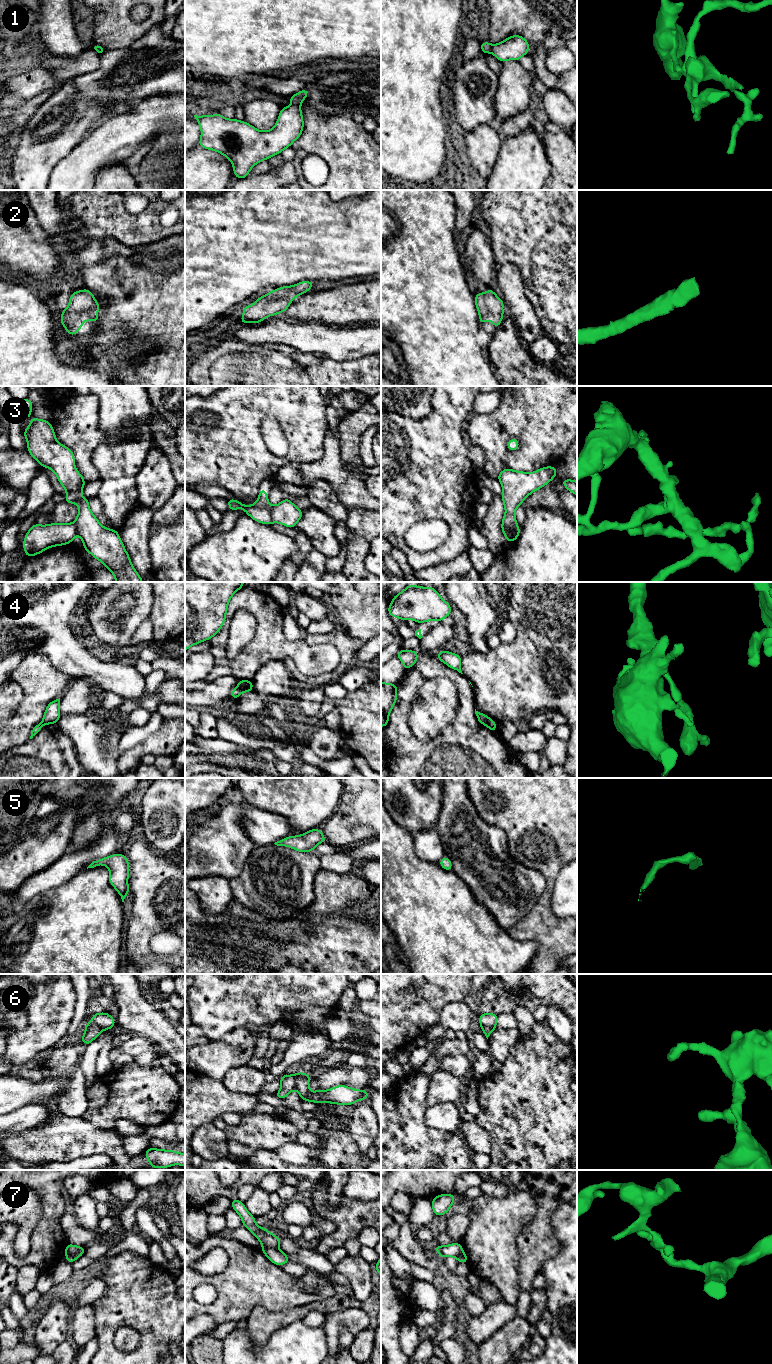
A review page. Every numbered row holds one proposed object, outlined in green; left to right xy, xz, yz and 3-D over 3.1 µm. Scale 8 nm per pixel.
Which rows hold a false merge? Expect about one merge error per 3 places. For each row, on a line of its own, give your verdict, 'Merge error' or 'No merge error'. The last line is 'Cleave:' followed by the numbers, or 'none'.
1: Merge error
2: No merge error
3: Merge error
4: No merge error
5: No merge error
6: Merge error
7: Merge error
Cleave: 1, 3, 6, 7

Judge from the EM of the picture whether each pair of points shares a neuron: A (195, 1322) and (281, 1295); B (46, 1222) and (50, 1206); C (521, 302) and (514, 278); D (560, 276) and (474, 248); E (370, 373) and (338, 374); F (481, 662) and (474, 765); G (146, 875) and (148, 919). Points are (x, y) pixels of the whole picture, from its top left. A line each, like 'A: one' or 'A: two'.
A: two
B: one
C: one
D: two
E: one
F: two
G: one

